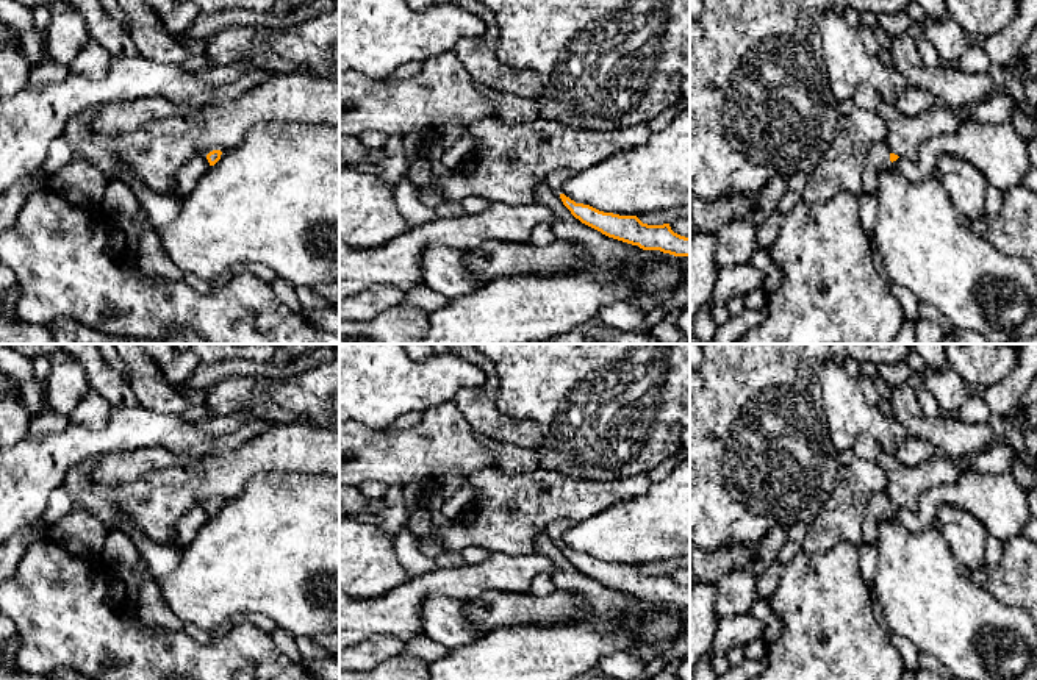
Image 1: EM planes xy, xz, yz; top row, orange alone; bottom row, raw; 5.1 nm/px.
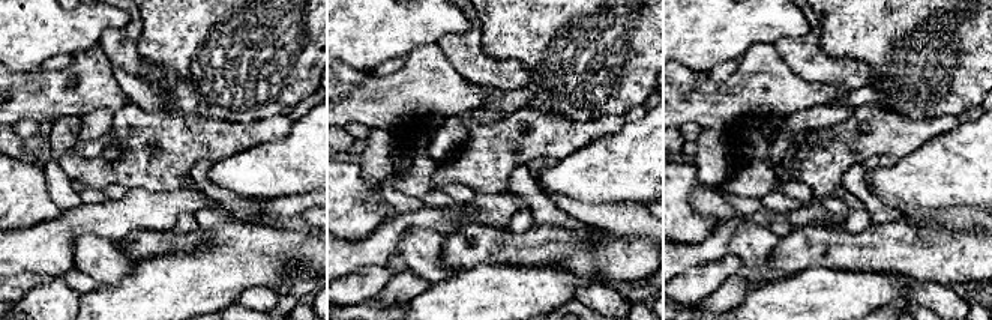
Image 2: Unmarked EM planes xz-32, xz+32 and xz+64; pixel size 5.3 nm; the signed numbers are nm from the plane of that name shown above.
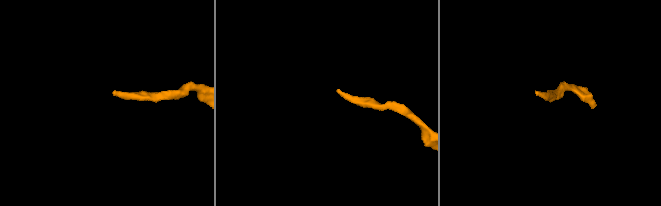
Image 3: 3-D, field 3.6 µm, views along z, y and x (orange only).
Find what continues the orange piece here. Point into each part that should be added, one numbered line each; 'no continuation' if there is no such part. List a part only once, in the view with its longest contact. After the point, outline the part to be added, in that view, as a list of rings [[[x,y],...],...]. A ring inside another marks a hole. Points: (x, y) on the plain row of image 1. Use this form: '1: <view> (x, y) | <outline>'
1: yz (879, 507) | [[[879,492],[868,505],[862,544],[874,544],[877,541],[877,524],[885,517],[892,517],[890,502],[887,492]]]

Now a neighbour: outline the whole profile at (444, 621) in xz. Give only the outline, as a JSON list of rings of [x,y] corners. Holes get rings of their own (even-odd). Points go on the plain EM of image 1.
[[[430,596],[421,607],[424,635],[450,650],[477,642],[485,633],[465,616],[465,603],[447,596]]]

